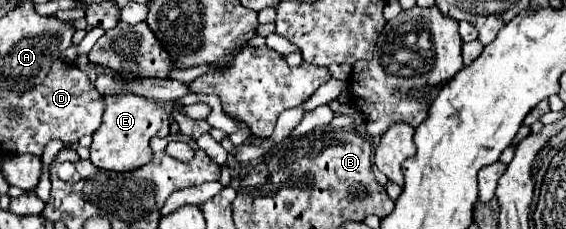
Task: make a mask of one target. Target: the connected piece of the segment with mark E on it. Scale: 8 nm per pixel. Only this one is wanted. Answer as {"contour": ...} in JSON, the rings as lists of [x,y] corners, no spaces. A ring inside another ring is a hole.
{"contour":[[[118,93],[118,95],[102,95],[104,115],[102,125],[94,133],[94,141],[90,147],[90,161],[106,171],[124,173],[130,169],[138,169],[152,159],[150,139],[166,137],[170,133],[170,107],[134,93]]]}

